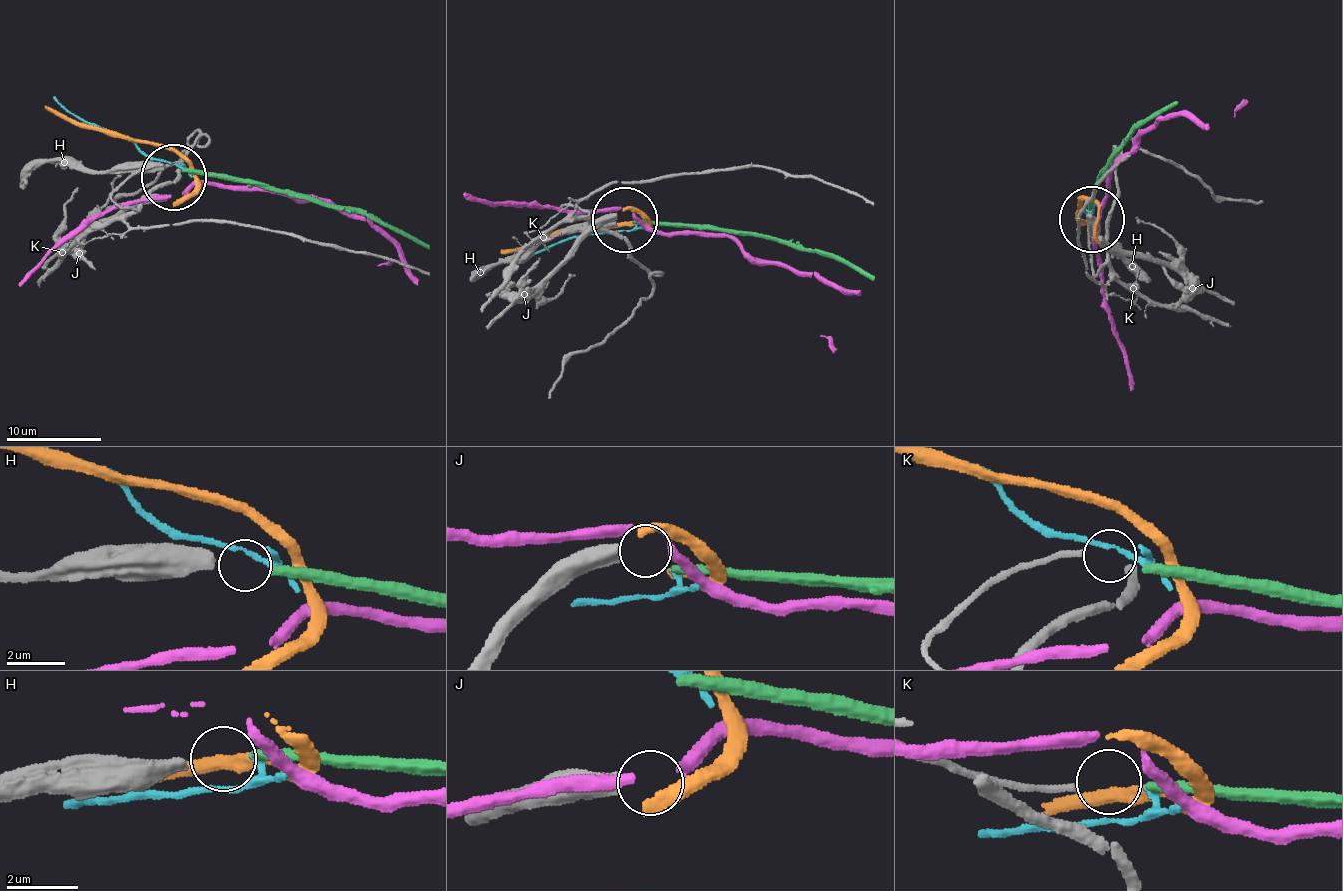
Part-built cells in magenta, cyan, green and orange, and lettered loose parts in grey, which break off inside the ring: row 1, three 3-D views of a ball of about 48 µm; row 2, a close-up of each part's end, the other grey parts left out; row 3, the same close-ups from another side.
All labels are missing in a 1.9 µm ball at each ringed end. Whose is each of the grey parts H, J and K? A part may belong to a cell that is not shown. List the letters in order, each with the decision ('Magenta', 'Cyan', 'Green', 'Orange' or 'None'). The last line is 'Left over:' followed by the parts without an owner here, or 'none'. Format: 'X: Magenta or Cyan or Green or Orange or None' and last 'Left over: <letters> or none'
H: Green
J: None
K: Cyan
Left over: J

